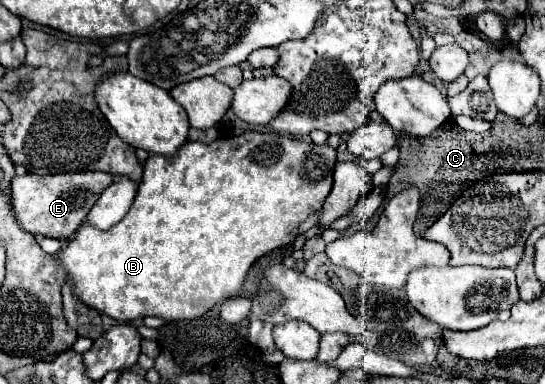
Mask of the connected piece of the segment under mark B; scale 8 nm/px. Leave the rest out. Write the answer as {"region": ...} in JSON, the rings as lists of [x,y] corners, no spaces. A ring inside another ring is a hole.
{"region":[[[245,132],[241,136],[235,138],[219,138],[211,144],[201,144],[201,142],[185,142],[173,156],[161,156],[161,154],[153,154],[147,158],[145,166],[143,166],[143,180],[139,184],[137,196],[133,200],[131,210],[125,214],[125,218],[121,222],[117,222],[115,226],[111,226],[109,230],[99,230],[89,222],[83,222],[75,236],[71,236],[65,244],[63,250],[59,250],[57,260],[63,266],[69,282],[73,284],[73,294],[79,302],[83,302],[87,308],[97,310],[117,322],[131,322],[137,318],[145,318],[145,316],[157,316],[163,318],[167,322],[185,322],[185,320],[195,320],[201,318],[207,310],[211,310],[217,302],[225,302],[229,298],[241,296],[243,290],[243,282],[247,276],[247,270],[251,268],[251,264],[281,246],[291,244],[297,236],[305,234],[309,228],[313,228],[319,222],[319,210],[325,202],[325,198],[331,192],[333,186],[333,168],[335,168],[335,160],[337,152],[329,146],[317,146],[313,142],[303,142],[303,140],[293,140],[289,136],[279,136],[279,134],[259,134],[259,132]]]}

